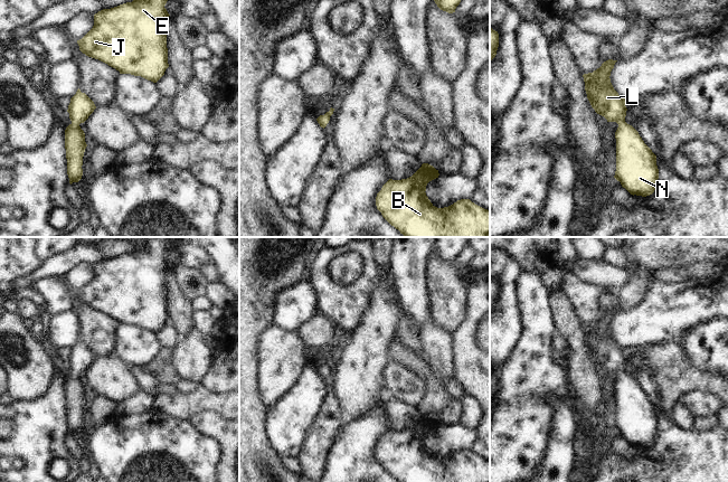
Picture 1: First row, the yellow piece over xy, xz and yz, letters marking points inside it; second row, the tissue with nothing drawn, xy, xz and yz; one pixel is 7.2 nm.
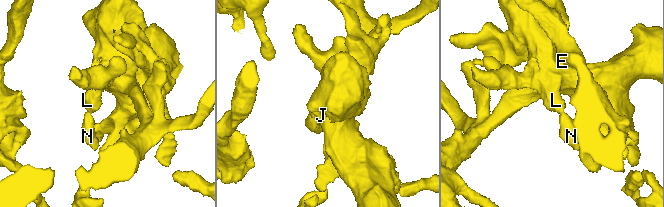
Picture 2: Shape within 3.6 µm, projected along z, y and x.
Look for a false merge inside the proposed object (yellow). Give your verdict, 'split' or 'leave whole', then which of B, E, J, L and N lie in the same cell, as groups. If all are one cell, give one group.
leave whole; B E J L N

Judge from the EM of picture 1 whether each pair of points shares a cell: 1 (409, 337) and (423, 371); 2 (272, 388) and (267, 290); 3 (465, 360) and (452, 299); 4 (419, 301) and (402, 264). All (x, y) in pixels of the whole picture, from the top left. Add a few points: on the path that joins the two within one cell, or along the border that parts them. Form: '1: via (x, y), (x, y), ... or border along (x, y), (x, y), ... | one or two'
1: border along (396, 336), (406, 348), (414, 350) | two
2: border along (271, 324), (266, 330) | two
3: border along (468, 302), (465, 317), (451, 334) | two
4: via (410, 292), (407, 273) | one

